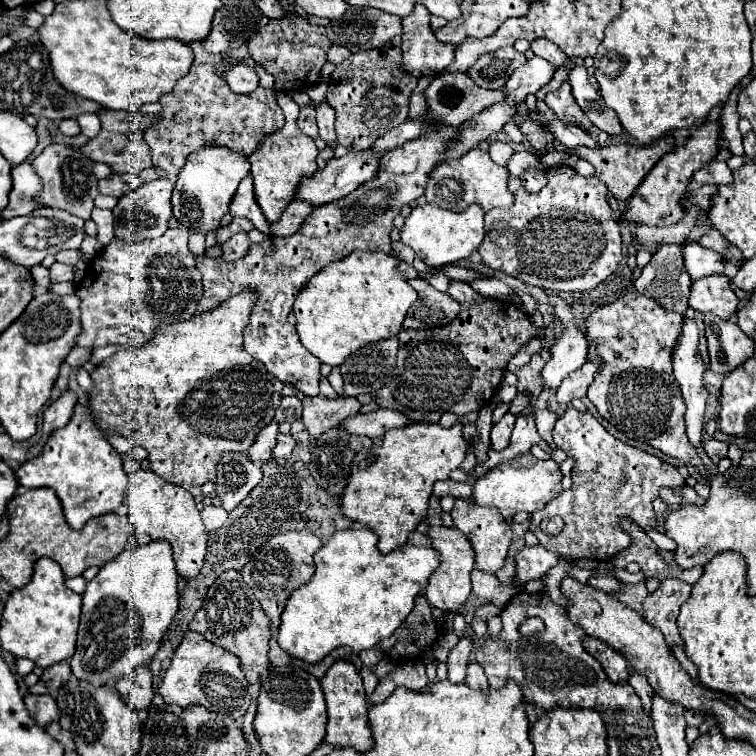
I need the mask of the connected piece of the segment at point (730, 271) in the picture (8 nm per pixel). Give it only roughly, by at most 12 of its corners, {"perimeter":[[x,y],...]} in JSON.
{"perimeter":[[684,244],[684,264],[692,280],[722,274],[732,280],[738,266],[718,252]]}

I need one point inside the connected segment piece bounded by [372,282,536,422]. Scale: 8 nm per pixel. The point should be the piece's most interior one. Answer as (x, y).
(457, 368)

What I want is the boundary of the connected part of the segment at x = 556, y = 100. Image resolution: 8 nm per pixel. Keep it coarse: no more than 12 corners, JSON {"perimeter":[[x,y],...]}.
{"perimeter":[[568,82],[544,102],[566,124],[592,130],[572,98]]}

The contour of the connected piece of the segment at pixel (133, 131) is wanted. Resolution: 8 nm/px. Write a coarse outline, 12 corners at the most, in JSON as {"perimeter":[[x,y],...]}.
{"perimeter":[[102,110],[80,152],[112,174],[150,168],[144,130],[158,114]]}

